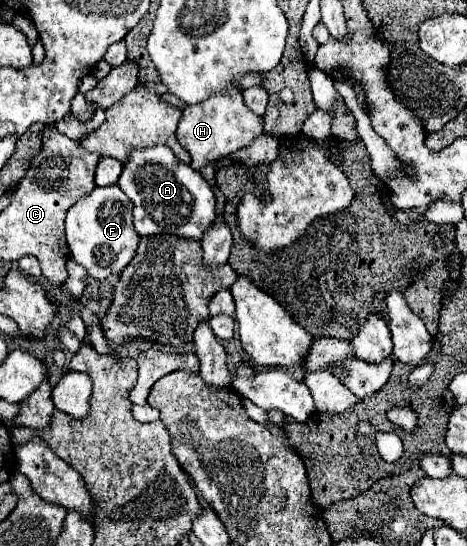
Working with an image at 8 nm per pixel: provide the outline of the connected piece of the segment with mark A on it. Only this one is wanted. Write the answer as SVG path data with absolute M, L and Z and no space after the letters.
M157 145L157 147L133 147L133 151L129 153L129 161L123 163L123 173L119 177L119 187L123 189L123 193L133 201L135 209L133 209L133 223L135 223L135 231L139 233L139 237L147 237L147 235L159 235L159 233L169 233L169 235L179 235L179 237L191 237L191 239L201 239L203 233L213 225L215 221L215 197L213 191L209 187L209 183L203 179L203 175L195 169L191 169L191 165L181 163L173 151L165 145Z

